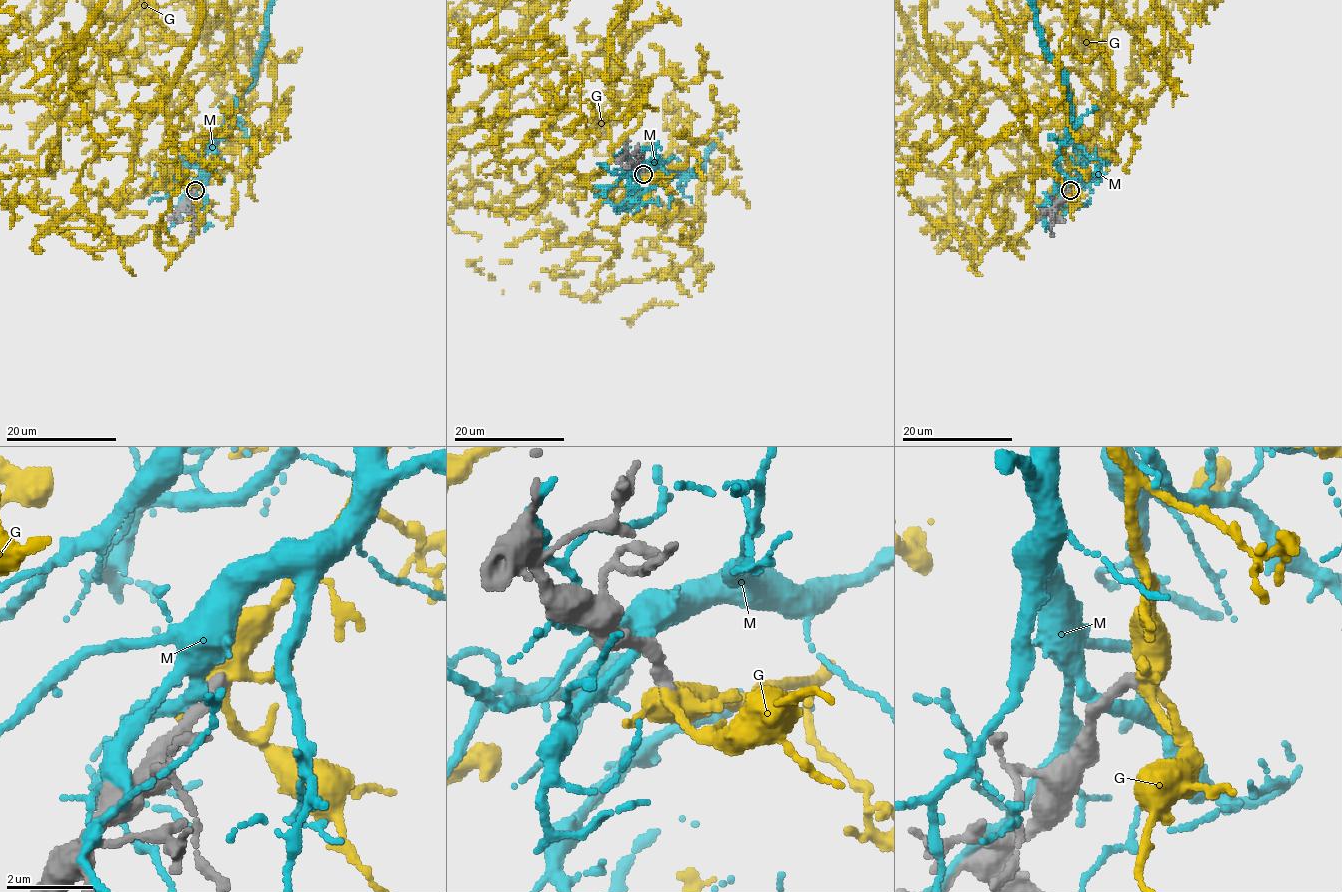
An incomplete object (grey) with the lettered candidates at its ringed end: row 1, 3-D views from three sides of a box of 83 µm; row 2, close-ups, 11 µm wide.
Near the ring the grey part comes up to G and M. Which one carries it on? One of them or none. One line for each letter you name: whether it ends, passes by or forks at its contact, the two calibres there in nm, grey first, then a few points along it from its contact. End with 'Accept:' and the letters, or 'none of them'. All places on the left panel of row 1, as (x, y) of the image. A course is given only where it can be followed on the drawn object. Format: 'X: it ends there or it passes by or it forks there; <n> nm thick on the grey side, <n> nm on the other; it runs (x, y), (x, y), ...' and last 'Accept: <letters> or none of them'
G: it forks there; 300 nm thick on the grey side, 360 nm on the other
Accept: G

